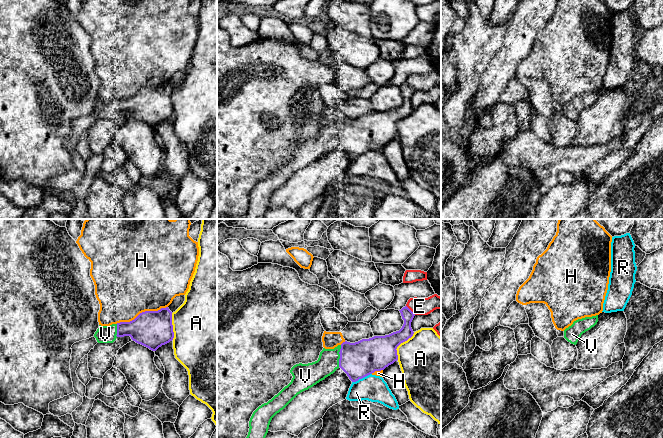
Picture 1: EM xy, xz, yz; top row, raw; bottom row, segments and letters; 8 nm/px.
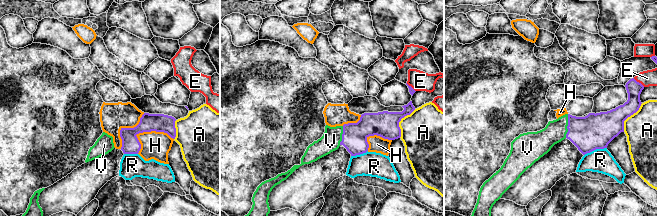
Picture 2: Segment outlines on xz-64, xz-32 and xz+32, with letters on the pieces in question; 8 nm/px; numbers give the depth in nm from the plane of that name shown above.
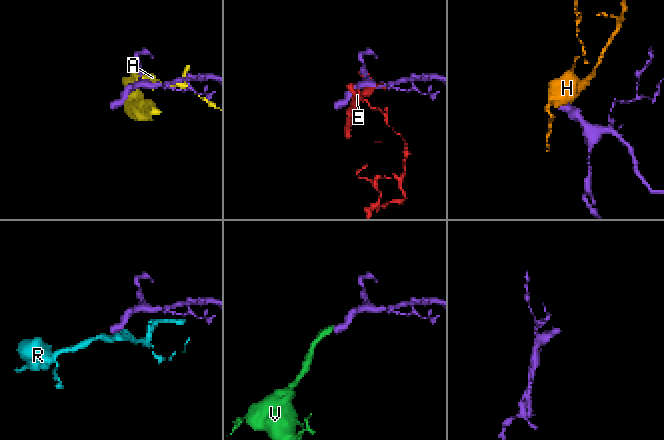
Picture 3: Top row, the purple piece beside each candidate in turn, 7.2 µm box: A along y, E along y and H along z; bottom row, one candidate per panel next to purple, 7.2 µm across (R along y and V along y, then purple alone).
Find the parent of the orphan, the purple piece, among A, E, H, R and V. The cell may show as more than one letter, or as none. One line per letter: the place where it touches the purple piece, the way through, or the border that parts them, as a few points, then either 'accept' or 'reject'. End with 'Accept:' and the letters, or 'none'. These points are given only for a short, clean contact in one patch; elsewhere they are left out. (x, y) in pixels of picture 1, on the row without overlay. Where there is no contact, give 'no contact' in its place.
A: meets purple in xz at (400, 119); reject
E: meets purple in xz at (410, 86); reject
H: meets purple in xy at (142, 88); reject
R: meets purple in xz at (361, 154); reject
V: meets purple in xz at (340, 132); accept
Accept: V

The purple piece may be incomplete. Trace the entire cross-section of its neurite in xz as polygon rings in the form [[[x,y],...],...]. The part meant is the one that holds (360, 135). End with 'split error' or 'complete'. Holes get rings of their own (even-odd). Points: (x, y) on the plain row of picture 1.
[[[407,82],[399,87],[404,96],[399,107],[355,119],[345,117],[334,125],[323,124],[317,137],[294,141],[290,146],[293,152],[291,158],[253,188],[248,211],[242,219],[264,219],[272,194],[298,170],[324,156],[339,143],[352,158],[356,158],[397,137],[397,123],[414,110],[411,98],[415,92]]] | split error

